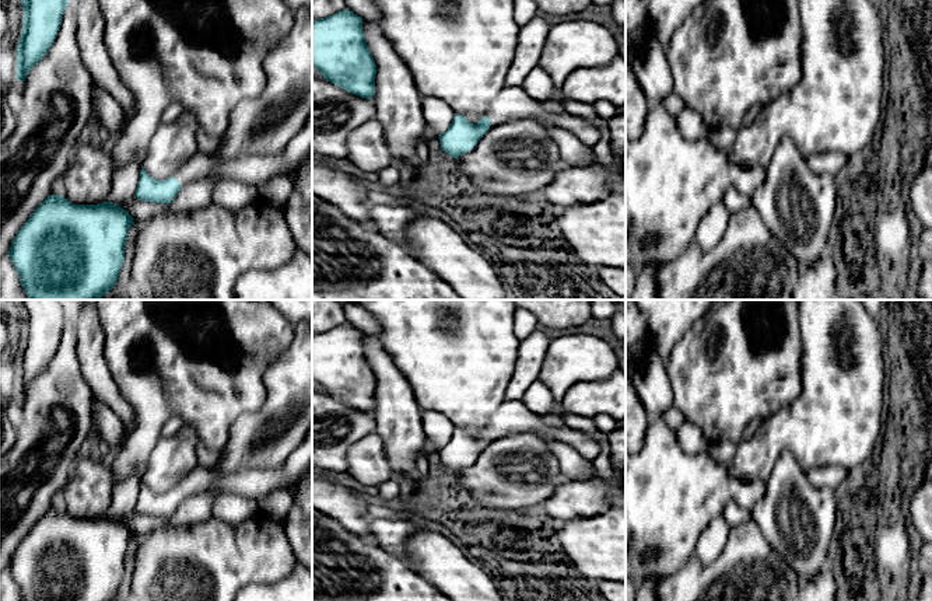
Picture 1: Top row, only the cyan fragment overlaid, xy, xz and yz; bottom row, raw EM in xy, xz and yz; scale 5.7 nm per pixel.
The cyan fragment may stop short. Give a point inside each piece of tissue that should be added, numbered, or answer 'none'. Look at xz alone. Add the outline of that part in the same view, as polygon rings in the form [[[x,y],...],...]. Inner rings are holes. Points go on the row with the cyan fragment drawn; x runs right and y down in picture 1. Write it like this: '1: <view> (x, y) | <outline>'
1: xz (510, 104) | [[[505,85],[488,106],[487,116],[491,126],[498,126],[516,119],[533,119],[549,122],[572,132],[584,144],[595,147],[600,139],[600,130],[588,120],[578,118],[565,109],[561,112],[547,112],[540,101],[533,99],[522,87]]]

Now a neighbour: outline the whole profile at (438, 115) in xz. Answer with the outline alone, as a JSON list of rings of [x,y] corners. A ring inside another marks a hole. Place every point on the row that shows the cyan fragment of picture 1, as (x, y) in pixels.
[[[423,97],[423,116],[427,126],[432,127],[439,136],[451,126],[455,112],[439,98]]]

